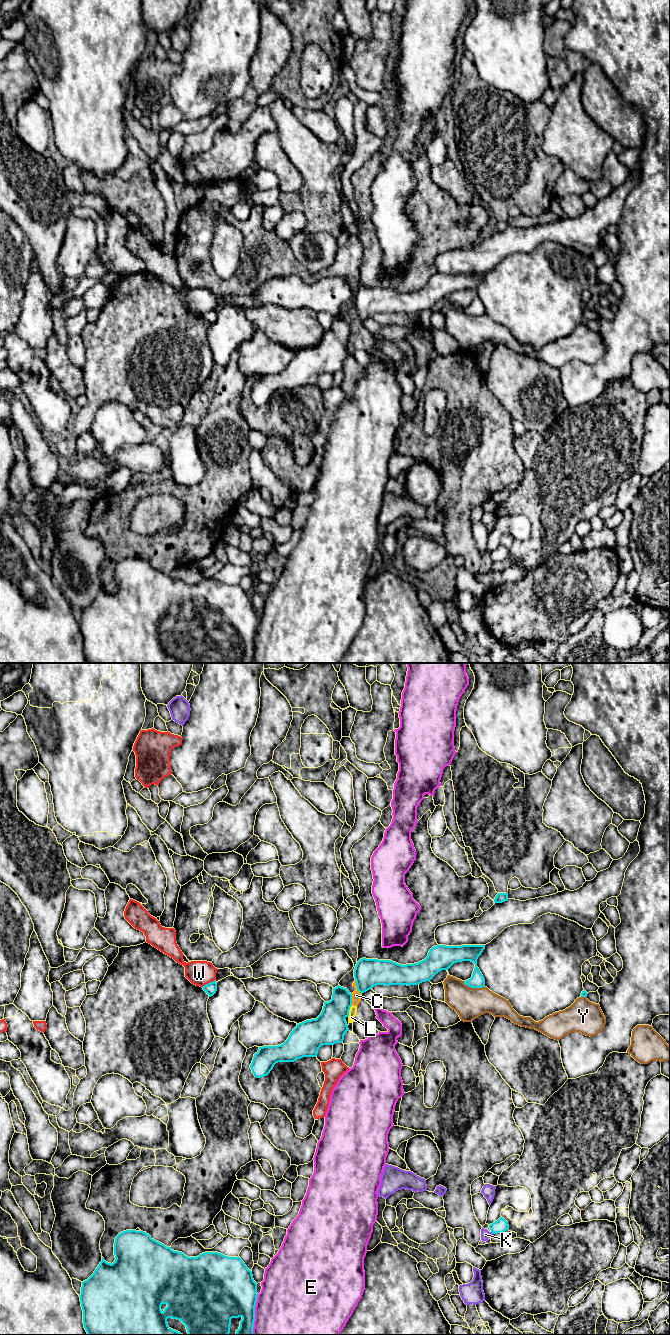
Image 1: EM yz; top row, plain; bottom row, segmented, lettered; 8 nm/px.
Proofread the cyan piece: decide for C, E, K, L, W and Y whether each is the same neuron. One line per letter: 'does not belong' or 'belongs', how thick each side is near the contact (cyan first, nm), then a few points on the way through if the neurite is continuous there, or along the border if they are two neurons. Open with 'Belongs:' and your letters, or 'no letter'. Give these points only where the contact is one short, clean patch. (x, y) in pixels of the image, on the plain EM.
Belongs: no letter
C: does not belong | 240/80 nm | along yz (351, 322), (352, 332)
E: does not belong | 400/500 nm
K: does not belong | 110/80 nm
L: does not belong | 260/60 nm | along yz (352, 333), (347, 344)
W: does not belong | 90/200 nm
Y: does not belong | 120/260 nm

